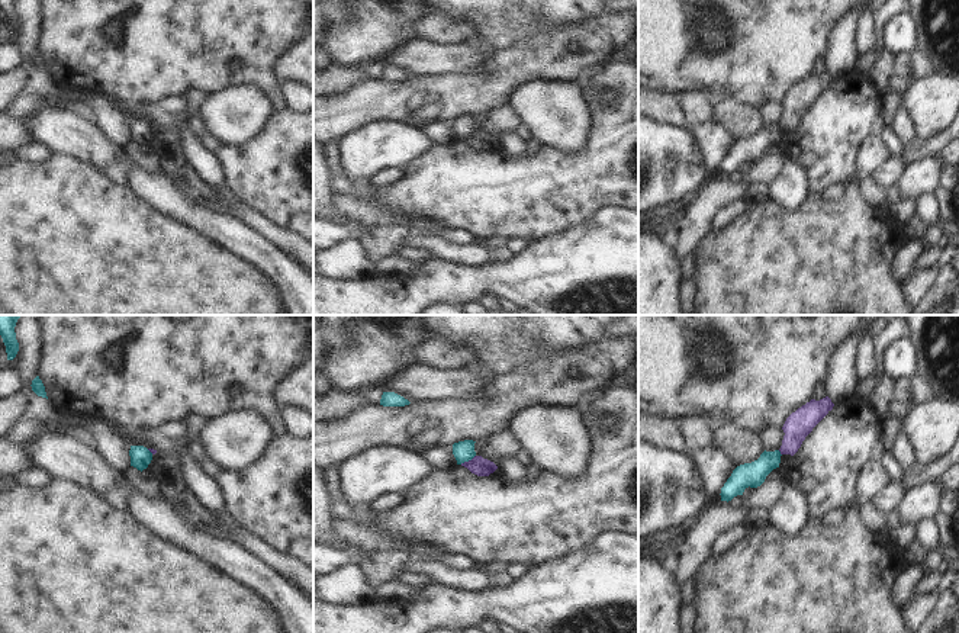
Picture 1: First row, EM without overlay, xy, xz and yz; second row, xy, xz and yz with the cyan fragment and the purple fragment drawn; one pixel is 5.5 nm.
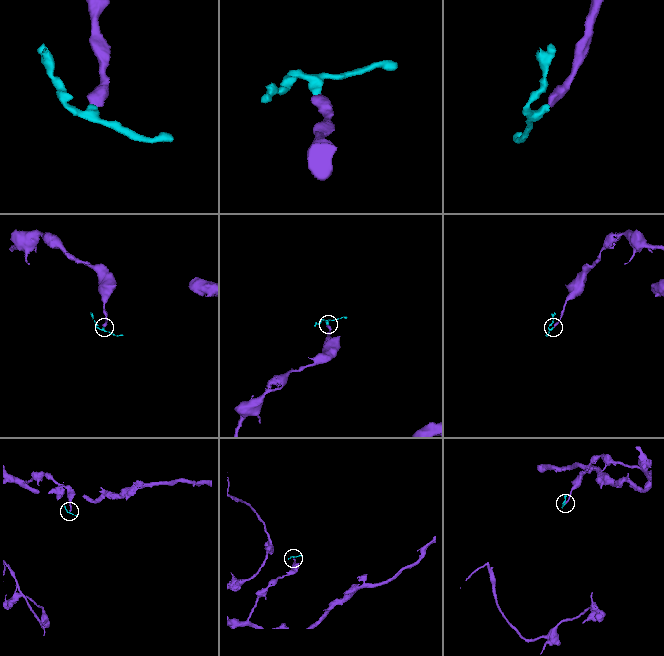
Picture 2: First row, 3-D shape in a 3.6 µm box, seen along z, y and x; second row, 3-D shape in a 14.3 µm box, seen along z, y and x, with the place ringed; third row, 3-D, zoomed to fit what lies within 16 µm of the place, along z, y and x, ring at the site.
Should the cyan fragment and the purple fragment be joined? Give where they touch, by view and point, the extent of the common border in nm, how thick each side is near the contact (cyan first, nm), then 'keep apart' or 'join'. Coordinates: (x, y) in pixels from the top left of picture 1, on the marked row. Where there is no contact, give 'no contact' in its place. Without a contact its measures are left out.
contact xz (467, 460); length 100 nm; calibres 110 and 100 nm; keep apart

